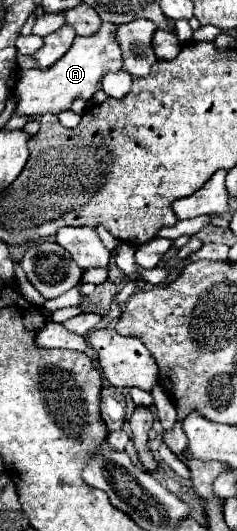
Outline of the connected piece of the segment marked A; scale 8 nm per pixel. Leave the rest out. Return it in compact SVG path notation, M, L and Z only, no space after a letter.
M102 22L98 32L94 32L88 38L76 36L74 44L70 50L48 70L22 70L18 76L16 84L16 114L26 114L26 116L42 116L42 114L58 114L70 108L70 104L76 98L90 100L100 88L102 88L102 78L106 72L118 72L122 68L122 50L116 40L116 30L118 26L110 22Z

